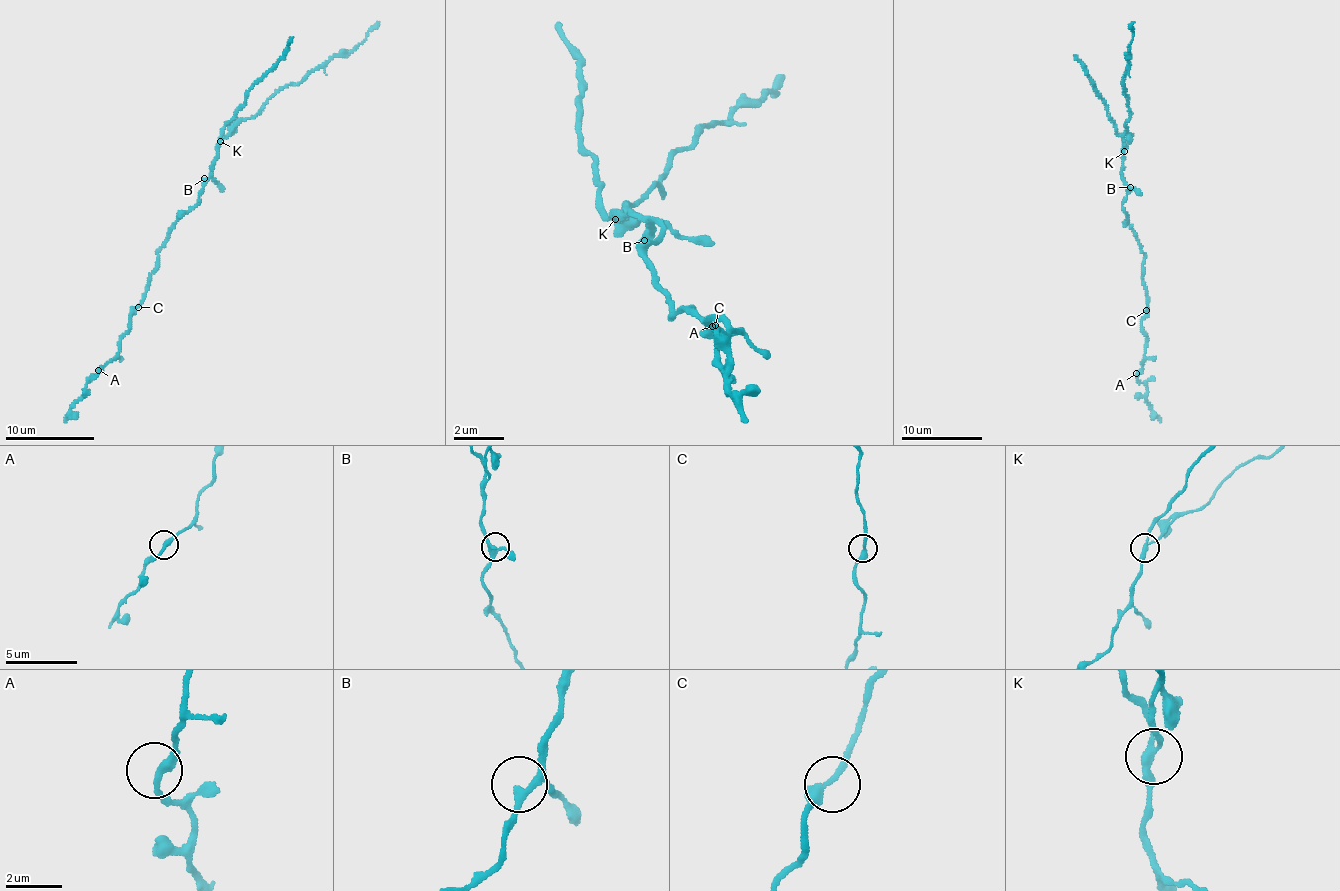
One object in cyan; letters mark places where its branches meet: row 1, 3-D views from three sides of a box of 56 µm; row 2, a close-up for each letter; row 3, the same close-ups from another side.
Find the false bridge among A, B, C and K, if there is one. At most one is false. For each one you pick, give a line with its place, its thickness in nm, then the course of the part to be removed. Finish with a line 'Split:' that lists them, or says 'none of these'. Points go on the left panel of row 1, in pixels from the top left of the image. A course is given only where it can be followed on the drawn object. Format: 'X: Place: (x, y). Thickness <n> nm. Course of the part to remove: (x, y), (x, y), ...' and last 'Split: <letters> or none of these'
K: Place: (220, 141). Thickness 220 nm. Course of the part to remove: (220, 140), (256, 114), (272, 96), (338, 54), (346, 55), (378, 22)
Split: K

